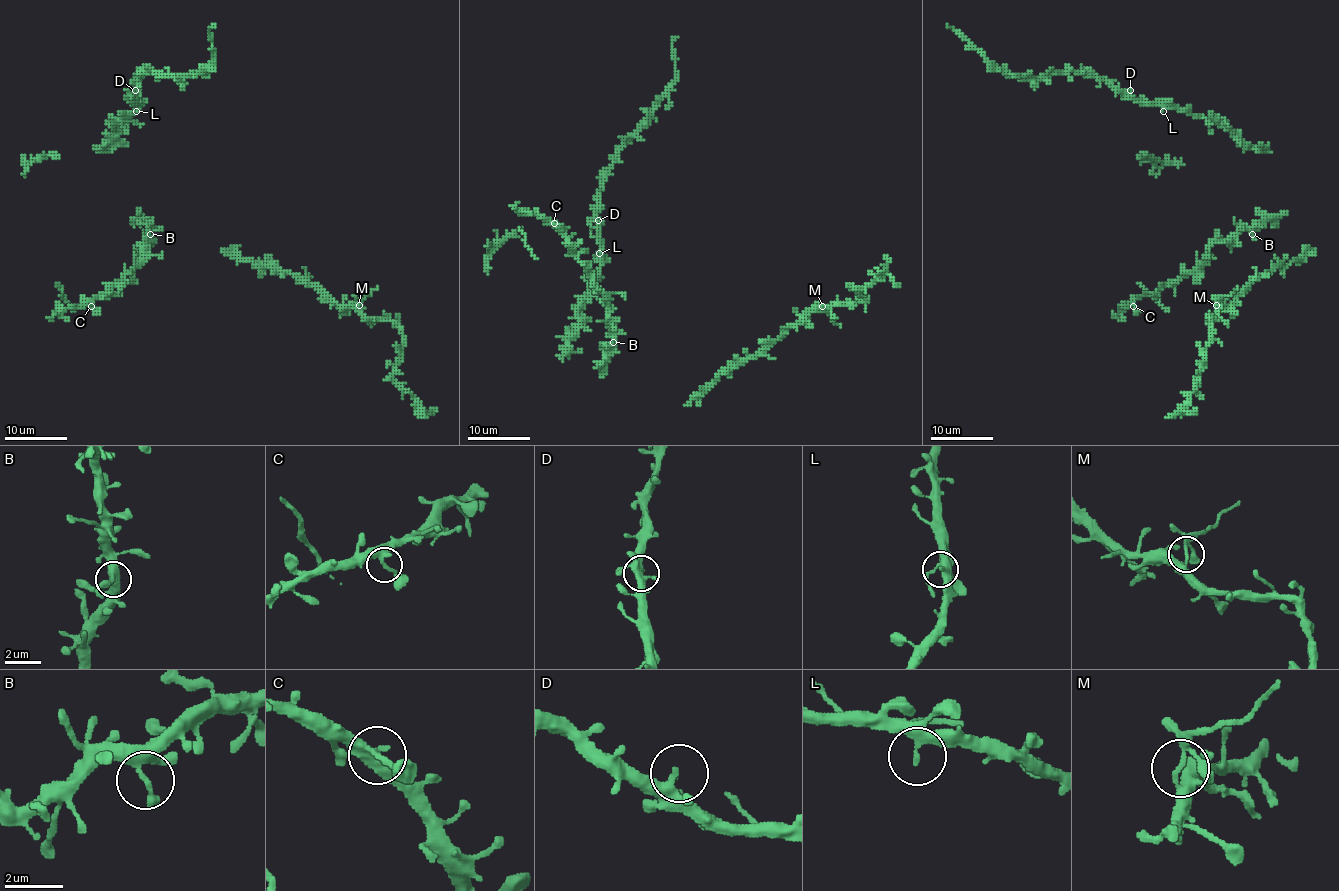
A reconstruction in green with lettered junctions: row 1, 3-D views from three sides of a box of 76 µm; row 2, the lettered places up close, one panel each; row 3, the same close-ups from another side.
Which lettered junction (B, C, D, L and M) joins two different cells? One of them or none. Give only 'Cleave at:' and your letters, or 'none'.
Cleave at: M

